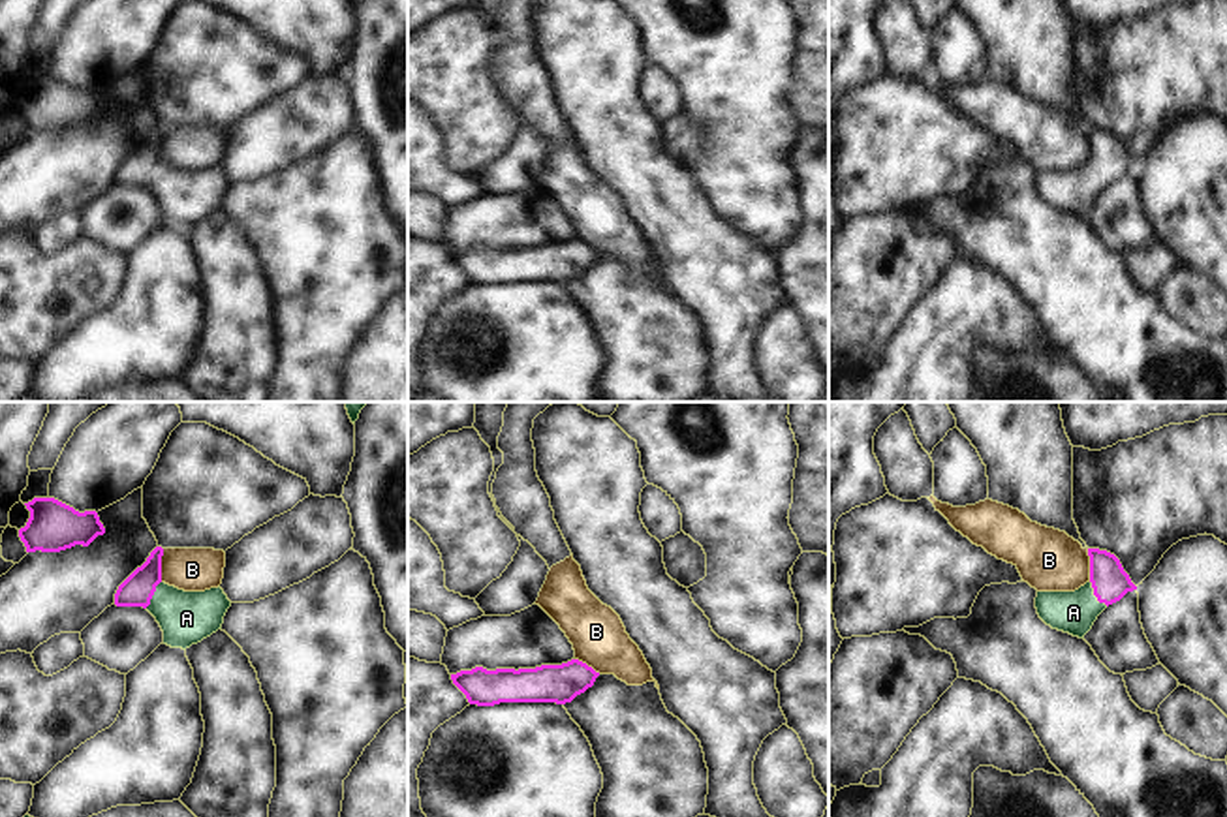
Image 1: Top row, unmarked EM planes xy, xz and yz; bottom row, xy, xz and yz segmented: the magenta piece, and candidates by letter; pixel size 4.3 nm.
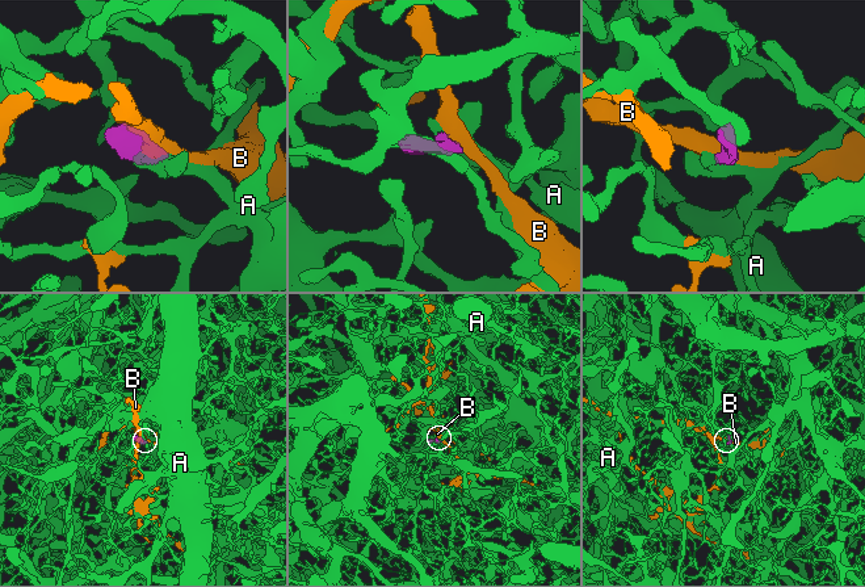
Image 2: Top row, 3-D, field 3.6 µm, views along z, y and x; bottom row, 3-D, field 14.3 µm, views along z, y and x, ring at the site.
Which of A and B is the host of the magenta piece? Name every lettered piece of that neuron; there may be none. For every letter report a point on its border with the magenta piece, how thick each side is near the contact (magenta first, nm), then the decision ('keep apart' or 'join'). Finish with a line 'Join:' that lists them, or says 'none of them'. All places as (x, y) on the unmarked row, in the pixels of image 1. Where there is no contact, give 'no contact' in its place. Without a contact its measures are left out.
A: meets magenta in yz at (1094, 173); 160 nm thick on the magenta side, 180 nm on the other; join
B: meets magenta in xy at (160, 145); 140 nm thick on the magenta side, 190 nm on the other; keep apart
Join: A

